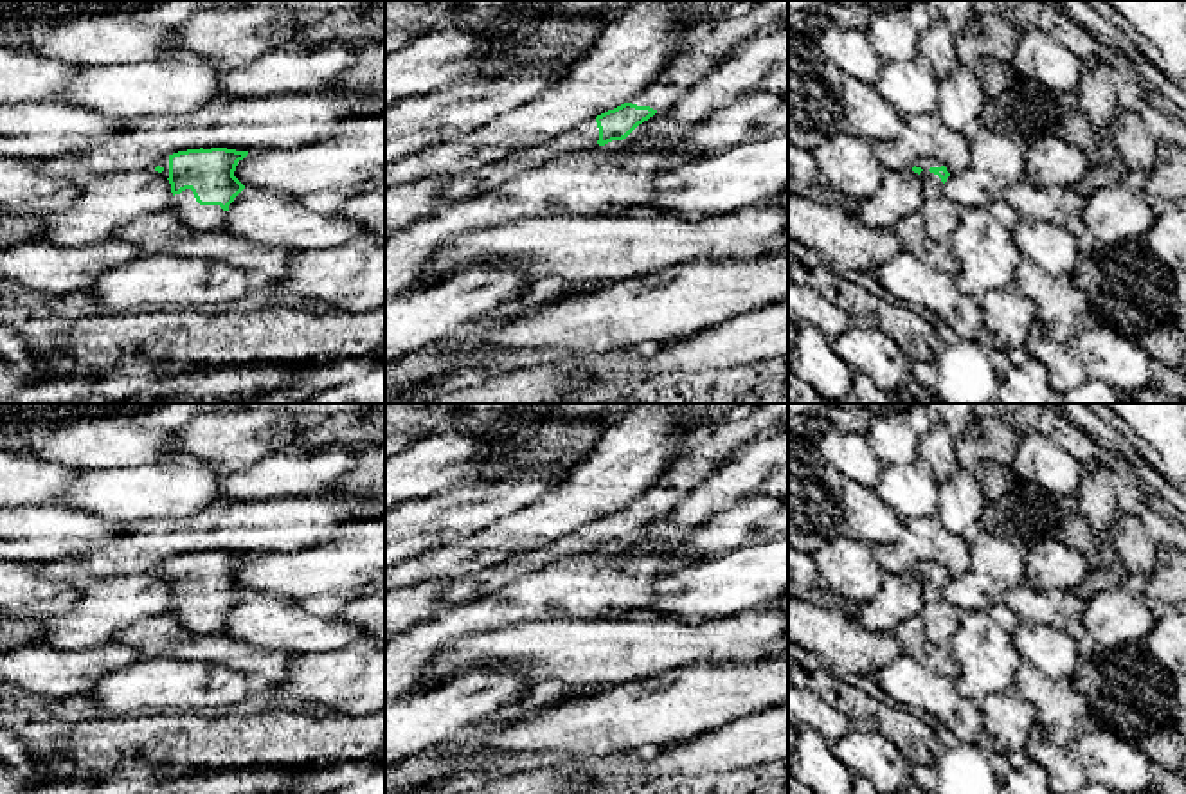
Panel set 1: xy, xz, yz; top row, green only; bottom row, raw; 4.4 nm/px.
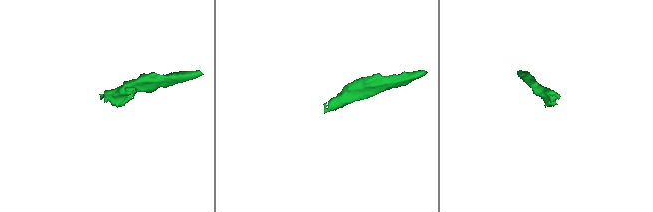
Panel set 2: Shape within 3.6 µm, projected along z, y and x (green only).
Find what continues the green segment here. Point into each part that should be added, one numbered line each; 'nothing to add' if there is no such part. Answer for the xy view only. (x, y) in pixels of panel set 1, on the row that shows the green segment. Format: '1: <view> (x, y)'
1: xy (184, 206)

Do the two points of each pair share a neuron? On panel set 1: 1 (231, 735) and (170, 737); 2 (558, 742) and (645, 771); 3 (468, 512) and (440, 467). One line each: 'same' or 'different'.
1: same
2: different
3: different

